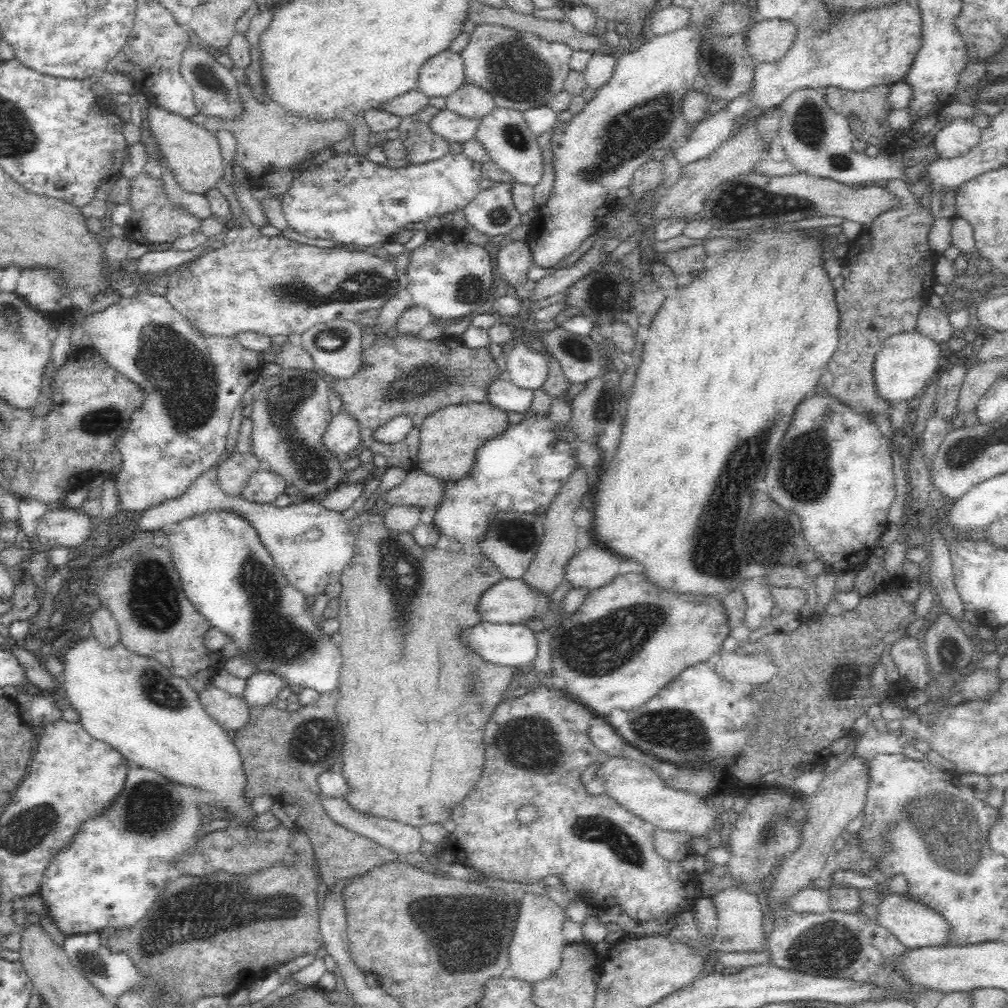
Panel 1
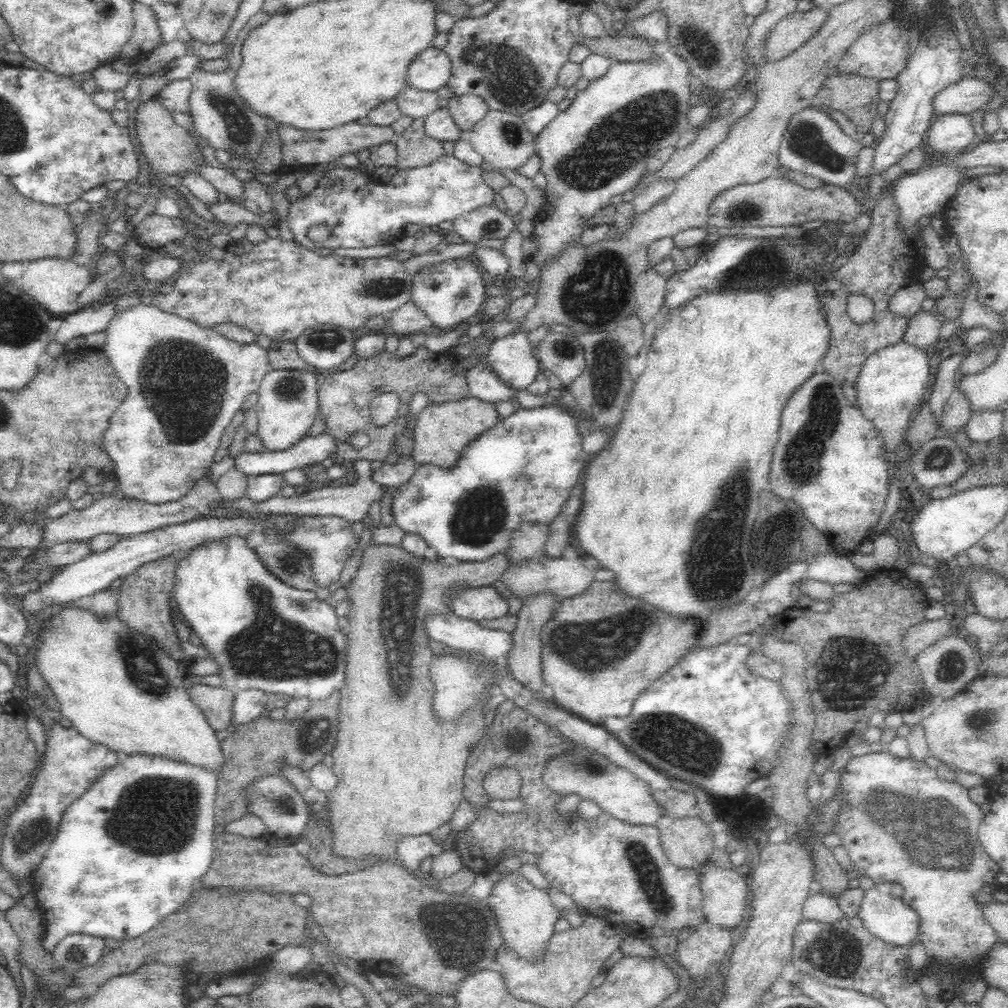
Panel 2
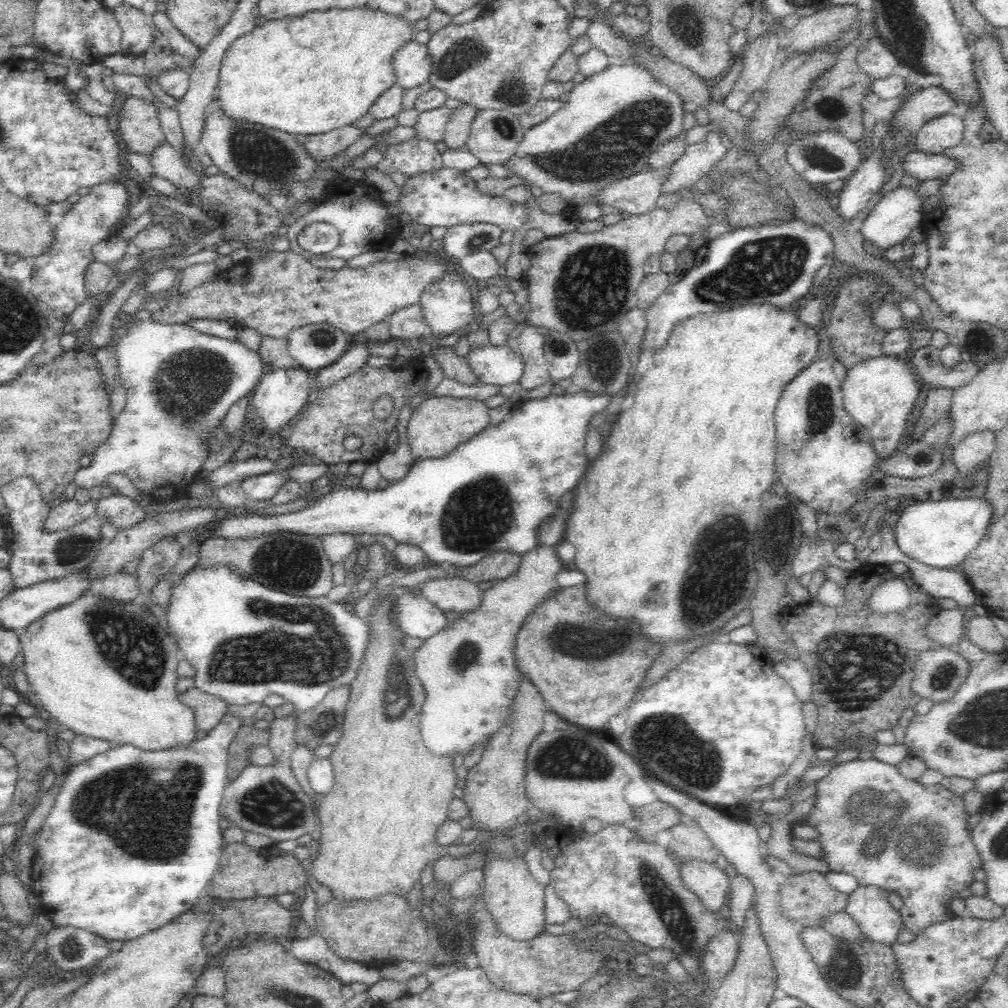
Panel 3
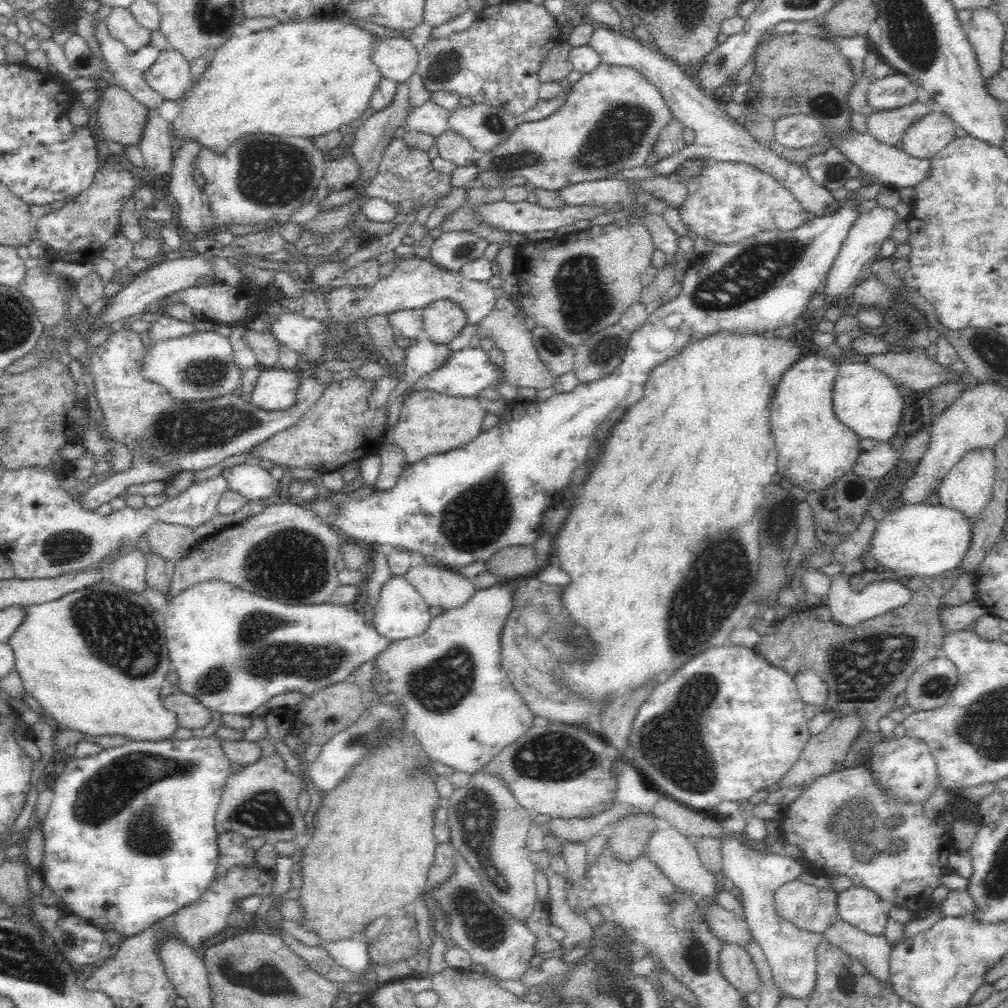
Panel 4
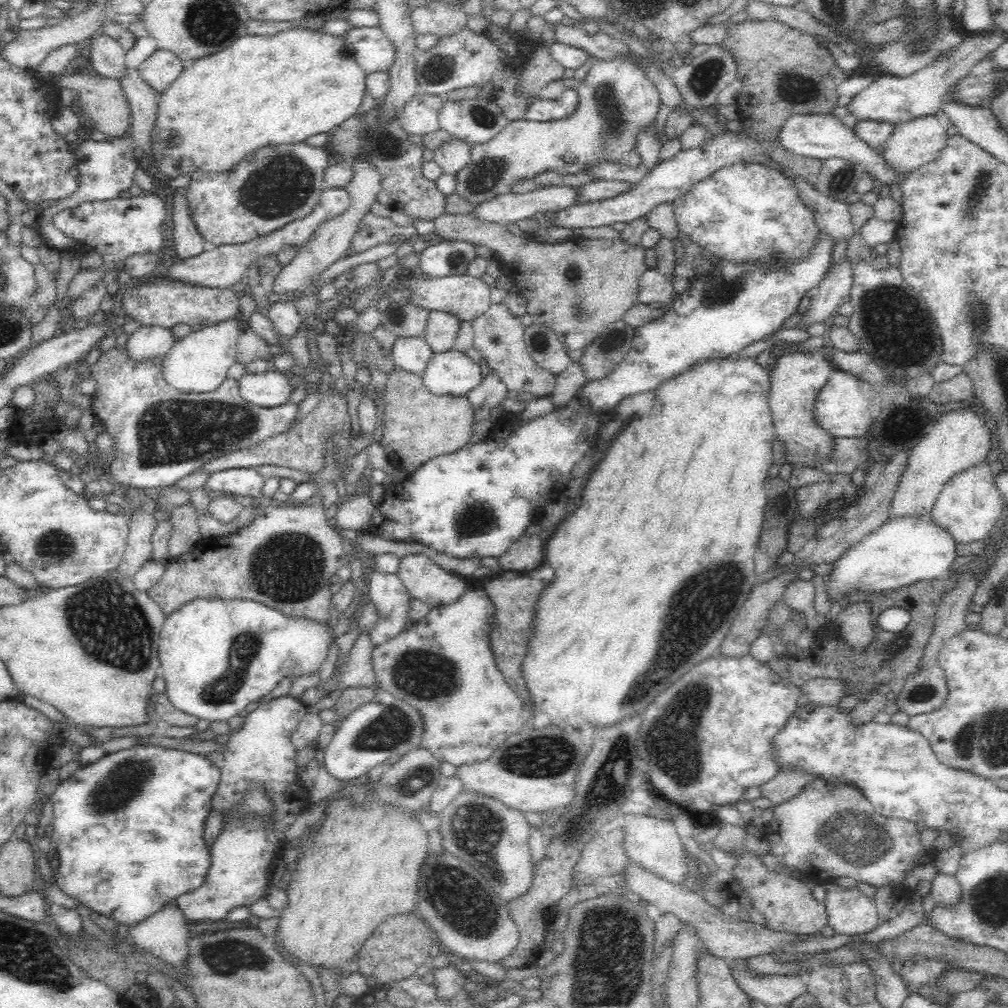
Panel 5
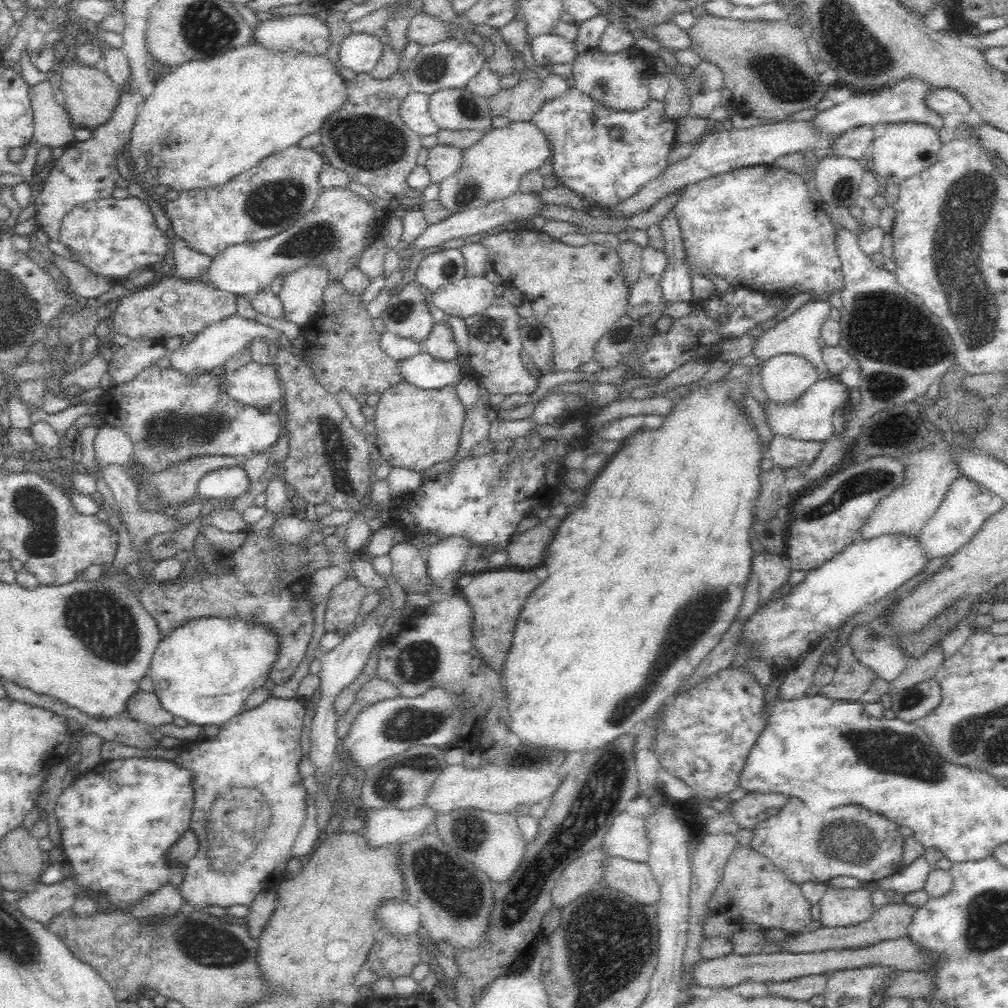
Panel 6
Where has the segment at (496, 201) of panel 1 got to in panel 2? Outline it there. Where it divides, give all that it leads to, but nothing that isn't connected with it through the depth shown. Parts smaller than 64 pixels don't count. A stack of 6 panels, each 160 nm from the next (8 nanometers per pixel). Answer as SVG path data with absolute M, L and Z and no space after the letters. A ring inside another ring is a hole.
M493 203L468 212L453 221L453 231L466 244L478 245L484 238L506 239L514 228L512 216L501 212Z

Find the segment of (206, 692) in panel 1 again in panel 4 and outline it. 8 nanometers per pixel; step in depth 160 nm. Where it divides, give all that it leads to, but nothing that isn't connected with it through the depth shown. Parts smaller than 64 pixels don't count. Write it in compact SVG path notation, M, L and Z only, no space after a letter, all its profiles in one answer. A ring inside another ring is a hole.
M175 691L162 699L164 708L176 715L180 727L195 729L202 728L211 722L212 710L208 710L201 702L192 696Z

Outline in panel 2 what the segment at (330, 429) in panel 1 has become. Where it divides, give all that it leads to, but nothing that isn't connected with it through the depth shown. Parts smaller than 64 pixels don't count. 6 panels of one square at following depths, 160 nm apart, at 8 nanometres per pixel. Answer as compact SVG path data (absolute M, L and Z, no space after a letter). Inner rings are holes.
M324 432L313 437L306 436L293 448L283 451L243 451L235 457L234 467L246 476L283 473L304 466L316 468L326 458L334 457L334 452L335 442L332 435Z

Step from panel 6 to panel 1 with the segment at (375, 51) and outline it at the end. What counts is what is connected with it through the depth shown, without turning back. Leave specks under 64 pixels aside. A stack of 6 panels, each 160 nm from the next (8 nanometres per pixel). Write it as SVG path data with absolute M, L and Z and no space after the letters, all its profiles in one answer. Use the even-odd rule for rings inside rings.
M448 48L426 62L420 72L417 89L428 97L446 98L464 84L464 61Z

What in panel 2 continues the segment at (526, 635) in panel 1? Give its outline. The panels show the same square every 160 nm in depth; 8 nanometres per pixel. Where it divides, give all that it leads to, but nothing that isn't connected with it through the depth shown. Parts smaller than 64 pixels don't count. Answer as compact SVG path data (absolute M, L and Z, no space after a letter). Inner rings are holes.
M453 614L428 616L424 630L431 640L450 648L484 655L486 659L502 662L513 647L512 633L479 626L478 622Z

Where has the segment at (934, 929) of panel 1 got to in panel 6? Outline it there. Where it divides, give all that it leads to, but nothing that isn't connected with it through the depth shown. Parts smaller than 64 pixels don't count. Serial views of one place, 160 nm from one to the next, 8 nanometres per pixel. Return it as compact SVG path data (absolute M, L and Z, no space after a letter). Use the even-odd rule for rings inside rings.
M827 885L819 900L822 926L847 927L870 918L875 911L866 888L832 888Z

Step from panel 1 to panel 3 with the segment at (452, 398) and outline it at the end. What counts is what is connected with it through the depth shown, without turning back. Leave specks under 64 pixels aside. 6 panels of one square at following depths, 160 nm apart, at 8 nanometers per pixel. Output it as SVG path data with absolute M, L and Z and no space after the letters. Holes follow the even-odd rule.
M425 356L408 360L401 367L387 365L378 368L365 364L354 374L318 392L316 399L306 406L301 412L301 418L288 431L289 436L284 440L285 446L308 456L316 456L327 465L338 462L376 462L387 452L388 433L397 425L402 407L411 397L423 392L423 386L427 383L428 377L431 377L431 368ZM384 394L392 396L393 411L382 421L374 416L373 402ZM352 434L357 434L362 439L362 446L350 451L344 447L344 438Z

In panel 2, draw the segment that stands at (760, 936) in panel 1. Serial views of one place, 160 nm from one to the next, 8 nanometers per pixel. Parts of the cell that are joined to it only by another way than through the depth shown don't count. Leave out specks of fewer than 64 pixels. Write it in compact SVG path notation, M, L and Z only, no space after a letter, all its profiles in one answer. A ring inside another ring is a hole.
M708 863L698 873L706 920L728 930L738 926L750 912L751 889L746 886L743 875L734 868L724 869Z

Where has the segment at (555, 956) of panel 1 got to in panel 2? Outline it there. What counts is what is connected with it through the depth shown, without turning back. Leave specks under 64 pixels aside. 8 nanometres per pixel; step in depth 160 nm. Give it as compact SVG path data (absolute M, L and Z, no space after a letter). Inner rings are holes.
M513 871L504 874L504 877L494 884L486 901L495 914L500 934L503 936L506 946L510 947L514 954L520 955L528 961L539 961L545 955L548 940L555 933L556 921L561 917L560 909L553 904L547 891L534 887L520 871Z

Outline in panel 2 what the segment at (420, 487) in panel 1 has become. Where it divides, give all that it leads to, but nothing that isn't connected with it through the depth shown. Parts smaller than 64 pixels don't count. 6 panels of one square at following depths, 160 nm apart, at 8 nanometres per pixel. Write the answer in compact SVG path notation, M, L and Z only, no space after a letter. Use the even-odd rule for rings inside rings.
M355 460L353 464L357 470L358 479L352 484L339 482L326 484L325 486L312 486L314 490L294 494L291 497L278 494L264 502L254 502L244 496L234 500L224 500L221 502L221 506L233 510L233 512L260 512L261 514L291 514L297 516L340 516L340 518L345 518L351 523L362 521L367 516L371 504L375 500L380 500L386 487L380 486L372 480L373 470L370 469L369 460Z

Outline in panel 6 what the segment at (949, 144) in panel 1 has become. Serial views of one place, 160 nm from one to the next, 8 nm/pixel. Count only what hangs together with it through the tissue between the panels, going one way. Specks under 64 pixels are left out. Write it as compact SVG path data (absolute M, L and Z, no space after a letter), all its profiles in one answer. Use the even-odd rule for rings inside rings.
M921 123L890 124L882 136L872 140L870 169L883 183L900 184L904 179L917 175L918 172L932 166L942 149L938 132Z

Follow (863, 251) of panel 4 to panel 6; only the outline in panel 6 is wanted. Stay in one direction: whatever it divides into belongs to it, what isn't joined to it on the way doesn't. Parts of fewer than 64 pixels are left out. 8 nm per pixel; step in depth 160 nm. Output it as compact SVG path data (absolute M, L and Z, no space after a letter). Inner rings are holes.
M818 298L810 299L806 304L795 310L789 317L783 321L772 325L767 325L764 333L757 338L754 344L752 354L760 359L760 366L772 356L780 354L794 354L809 360L817 369L817 380L829 378L831 374L828 372L823 362L822 349L818 345L818 338L821 336L821 324L829 317L832 306L826 303L826 299Z

